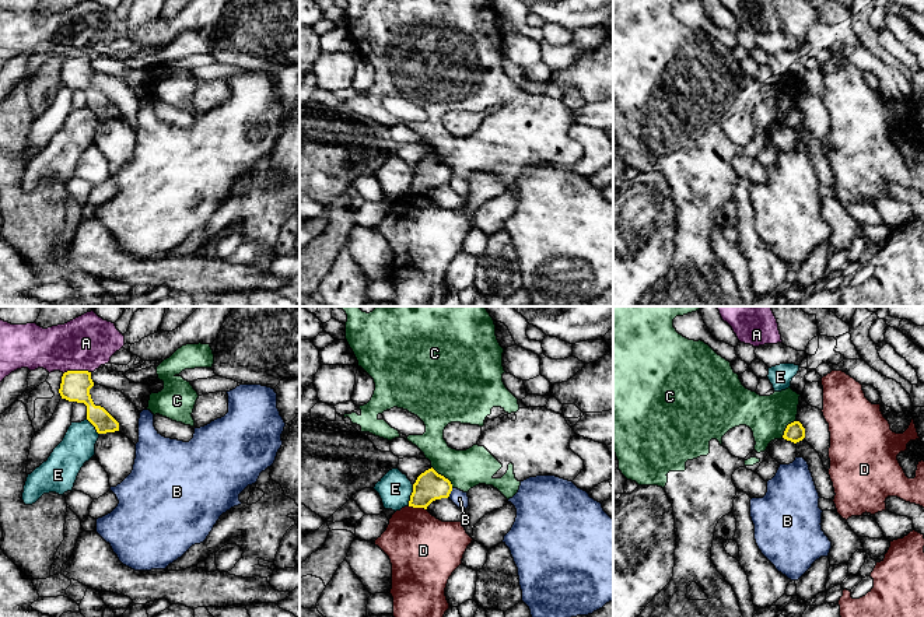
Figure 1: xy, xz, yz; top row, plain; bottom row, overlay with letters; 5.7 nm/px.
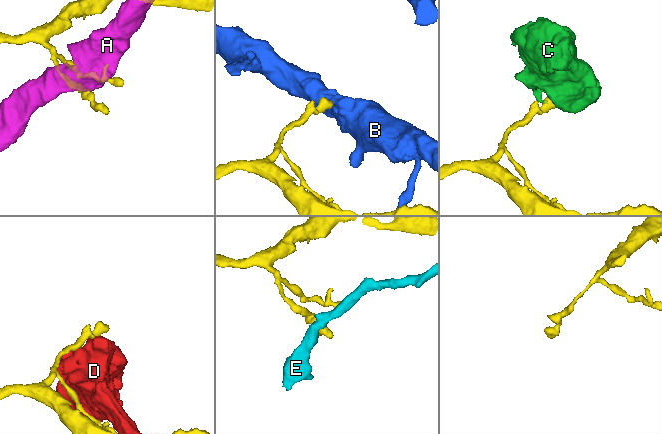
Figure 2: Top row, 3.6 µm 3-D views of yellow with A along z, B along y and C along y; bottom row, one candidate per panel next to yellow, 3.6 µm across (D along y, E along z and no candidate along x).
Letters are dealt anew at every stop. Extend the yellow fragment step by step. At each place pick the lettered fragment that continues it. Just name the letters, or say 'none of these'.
none of these

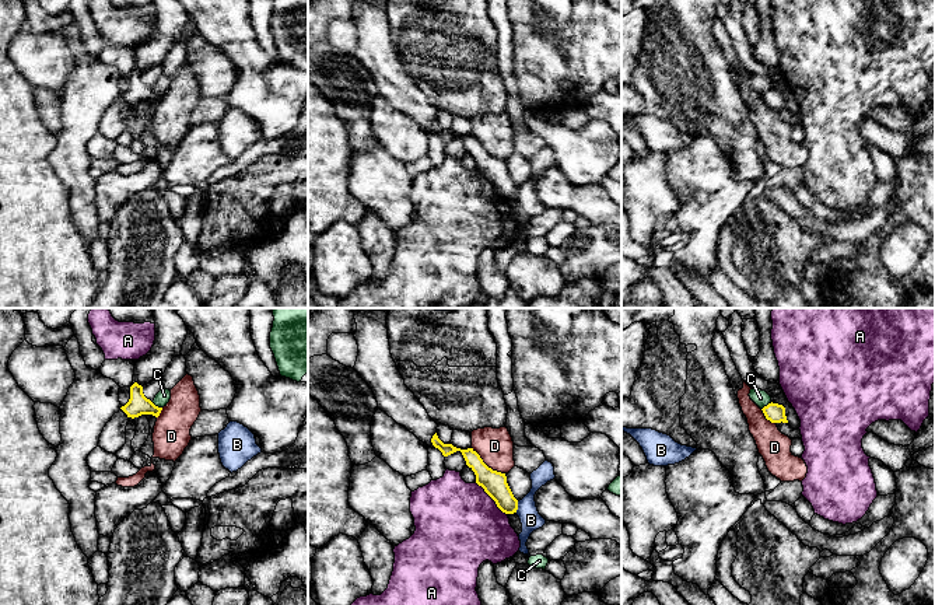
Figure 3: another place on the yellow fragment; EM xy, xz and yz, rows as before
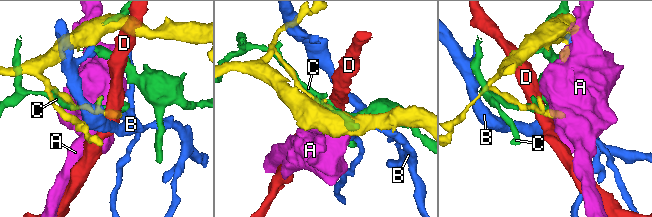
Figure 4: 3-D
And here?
none of these

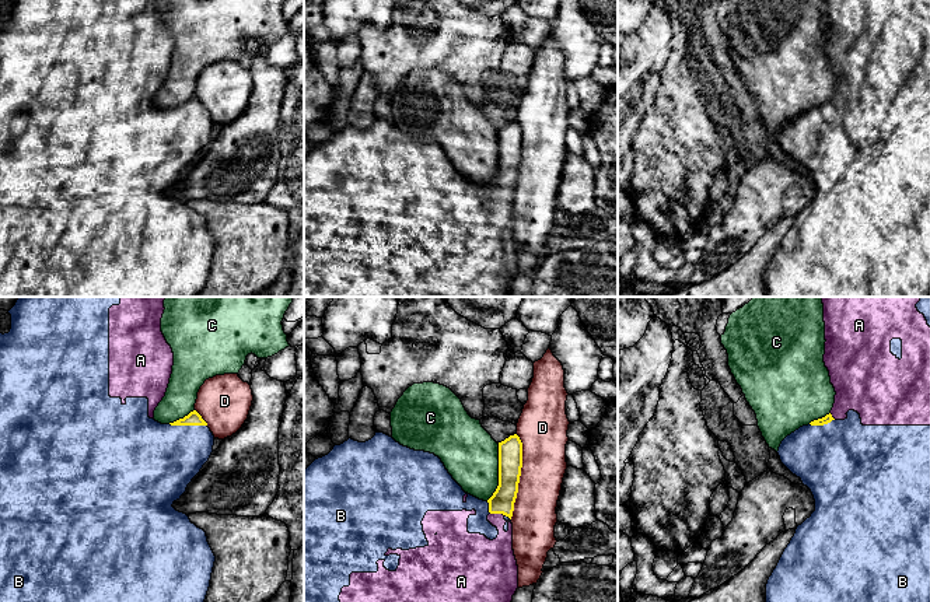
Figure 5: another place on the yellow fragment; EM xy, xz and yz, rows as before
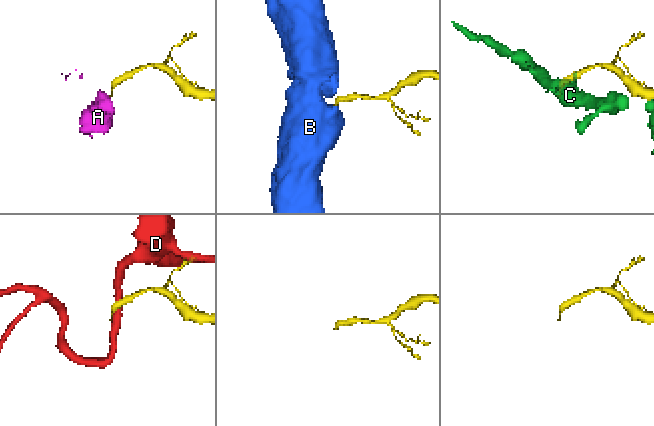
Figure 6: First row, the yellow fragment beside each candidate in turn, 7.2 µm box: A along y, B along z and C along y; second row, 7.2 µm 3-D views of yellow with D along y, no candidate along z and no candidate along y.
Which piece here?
A, B

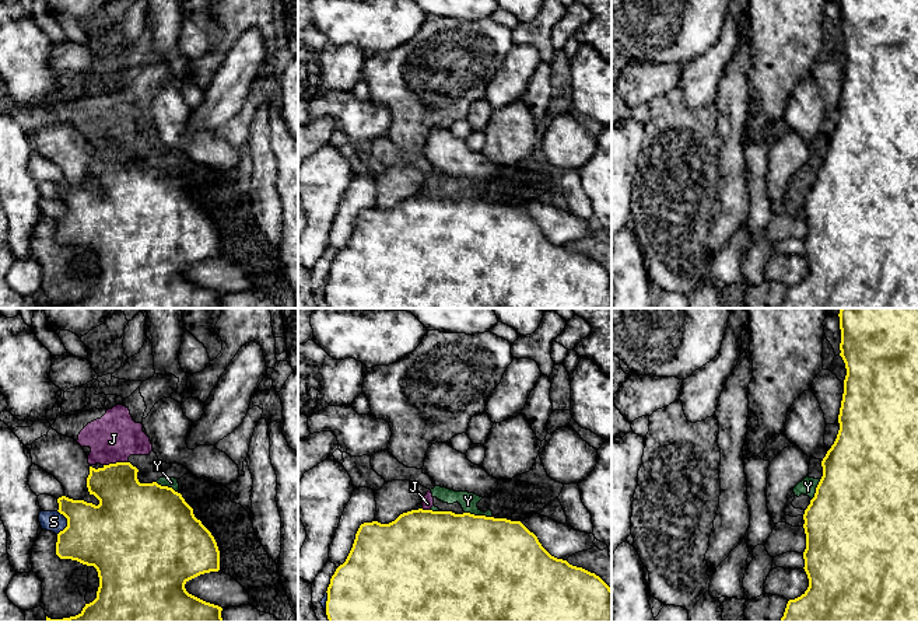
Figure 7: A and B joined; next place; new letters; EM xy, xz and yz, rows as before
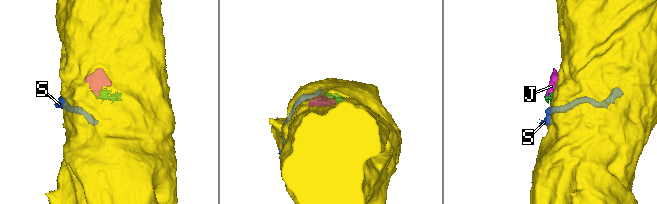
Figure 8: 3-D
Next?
none of these

